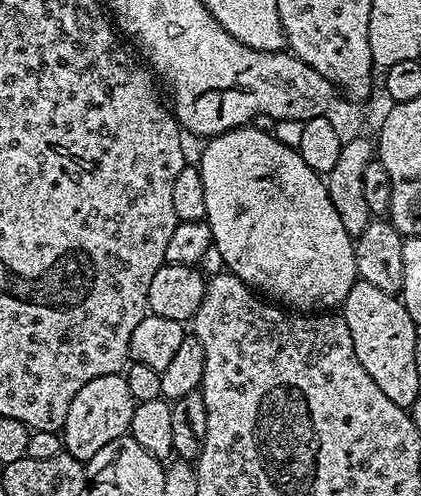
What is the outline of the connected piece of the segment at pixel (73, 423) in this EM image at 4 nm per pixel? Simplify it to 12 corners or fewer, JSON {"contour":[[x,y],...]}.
{"contour":[[123,375],[74,394],[63,451],[81,462],[128,435],[137,401]]}

